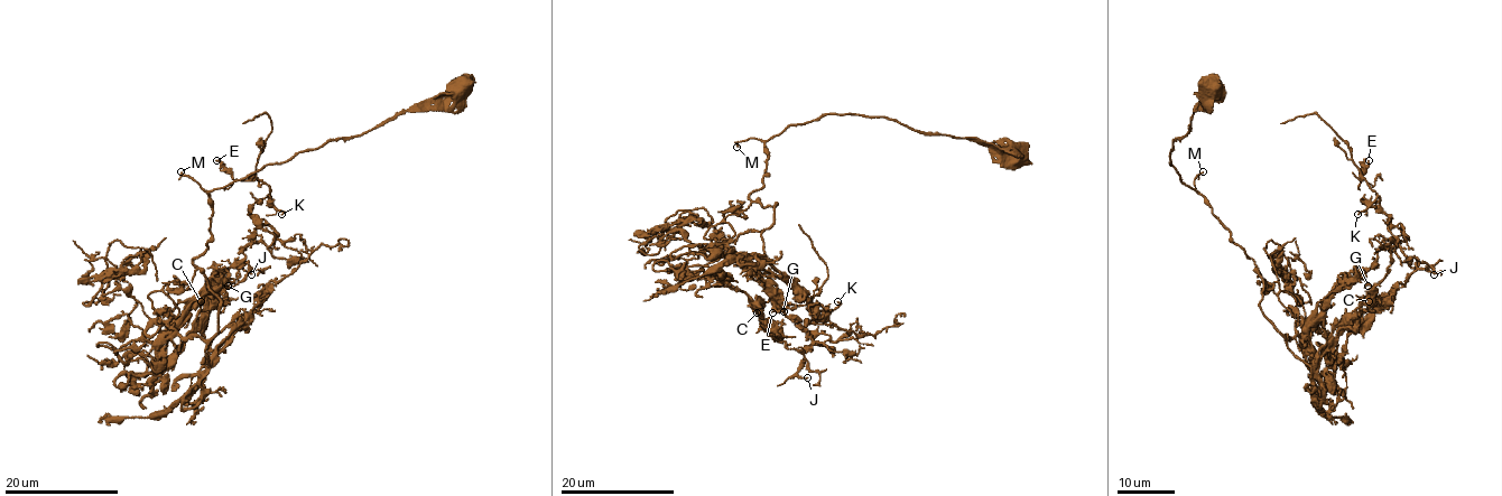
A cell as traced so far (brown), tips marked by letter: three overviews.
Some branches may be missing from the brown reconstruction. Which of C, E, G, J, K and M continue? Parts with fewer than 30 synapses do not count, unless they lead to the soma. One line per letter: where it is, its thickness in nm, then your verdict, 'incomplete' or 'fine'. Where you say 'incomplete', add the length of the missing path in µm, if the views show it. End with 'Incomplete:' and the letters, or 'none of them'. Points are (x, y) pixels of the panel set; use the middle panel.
C: at (757, 312); 260 nm thick; fine
E: at (772, 312); 100 nm thick; fine
G: at (784, 311); 240 nm thick; fine
J: at (807, 377); 130 nm thick; fine
K: at (837, 301); 160 nm thick; incomplete; about 15 µm are missing
M: at (736, 147); 160 nm thick; fine
Incomplete: K

